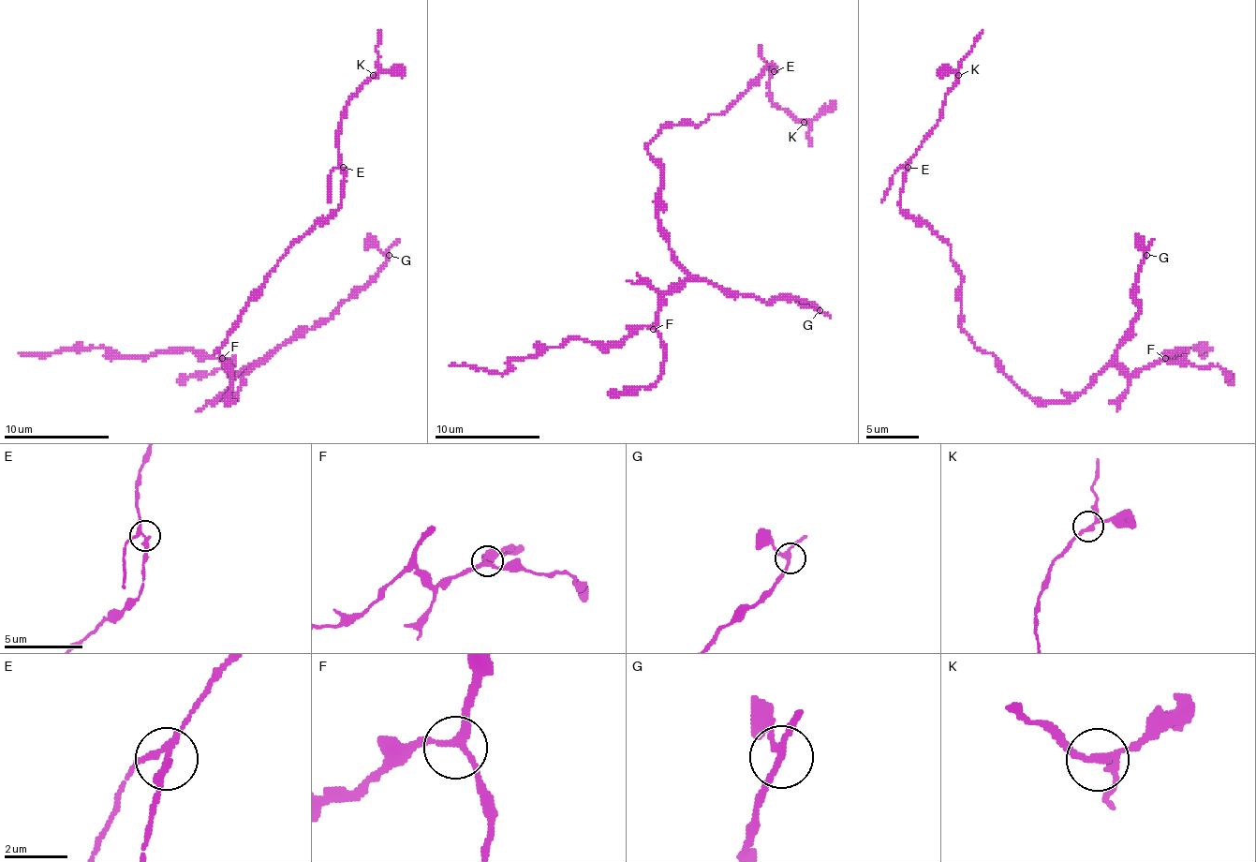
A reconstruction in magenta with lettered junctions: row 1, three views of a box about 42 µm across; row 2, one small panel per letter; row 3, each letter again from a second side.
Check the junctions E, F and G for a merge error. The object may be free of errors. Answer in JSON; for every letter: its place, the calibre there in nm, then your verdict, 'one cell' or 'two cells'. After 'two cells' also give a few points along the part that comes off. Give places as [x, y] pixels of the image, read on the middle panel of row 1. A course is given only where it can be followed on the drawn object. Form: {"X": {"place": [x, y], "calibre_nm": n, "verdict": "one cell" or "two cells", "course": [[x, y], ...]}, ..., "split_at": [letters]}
{"E": {"place": [774, 71], "calibre_nm": 200, "verdict": "two cells", "course": [[775, 72], [769, 80], [769, 98], [777, 106], [809, 122], [806, 135], [812, 146]]}, "F": {"place": [653, 329], "calibre_nm": 200, "verdict": "one cell"}, "G": {"place": [820, 310], "calibre_nm": 190, "verdict": "one cell"}, "split_at": ["E"]}

